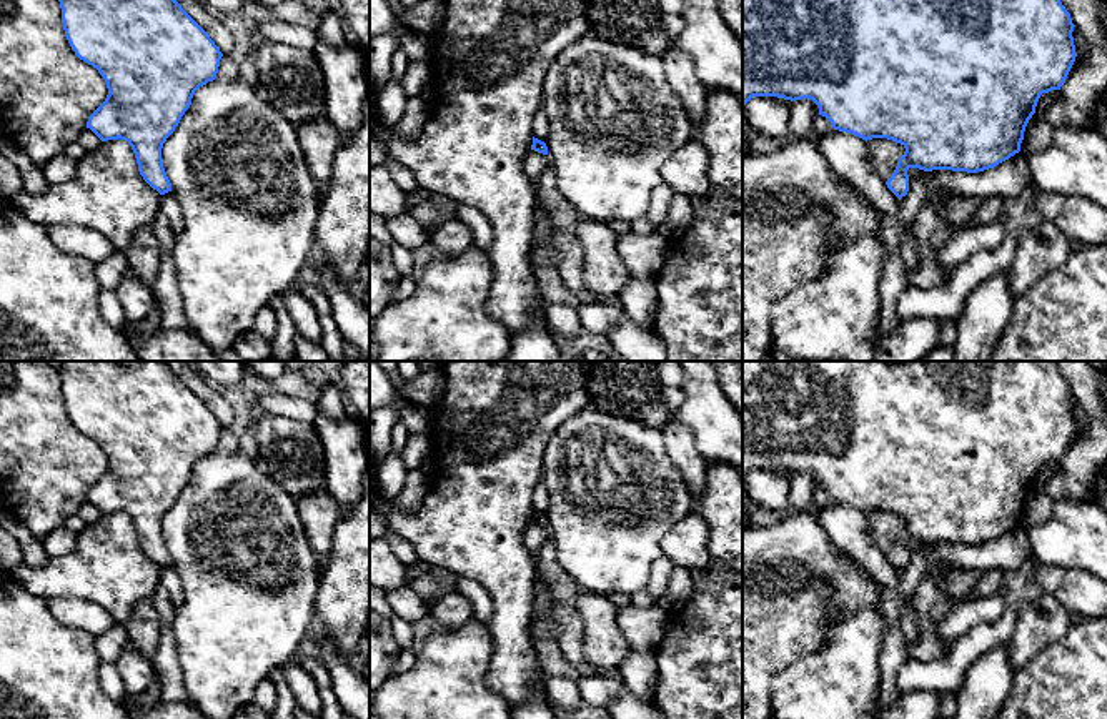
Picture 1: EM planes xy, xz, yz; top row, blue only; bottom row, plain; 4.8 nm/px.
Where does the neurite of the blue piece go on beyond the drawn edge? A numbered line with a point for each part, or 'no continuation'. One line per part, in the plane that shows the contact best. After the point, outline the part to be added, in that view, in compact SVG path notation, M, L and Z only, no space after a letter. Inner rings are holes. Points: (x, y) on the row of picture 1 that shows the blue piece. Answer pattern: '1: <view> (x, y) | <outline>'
no continuation

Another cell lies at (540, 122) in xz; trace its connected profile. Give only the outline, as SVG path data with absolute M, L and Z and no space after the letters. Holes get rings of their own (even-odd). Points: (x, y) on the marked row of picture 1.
M539 108L533 118L533 136L544 141L548 136L548 131L549 131L548 115L544 113L543 108Z

